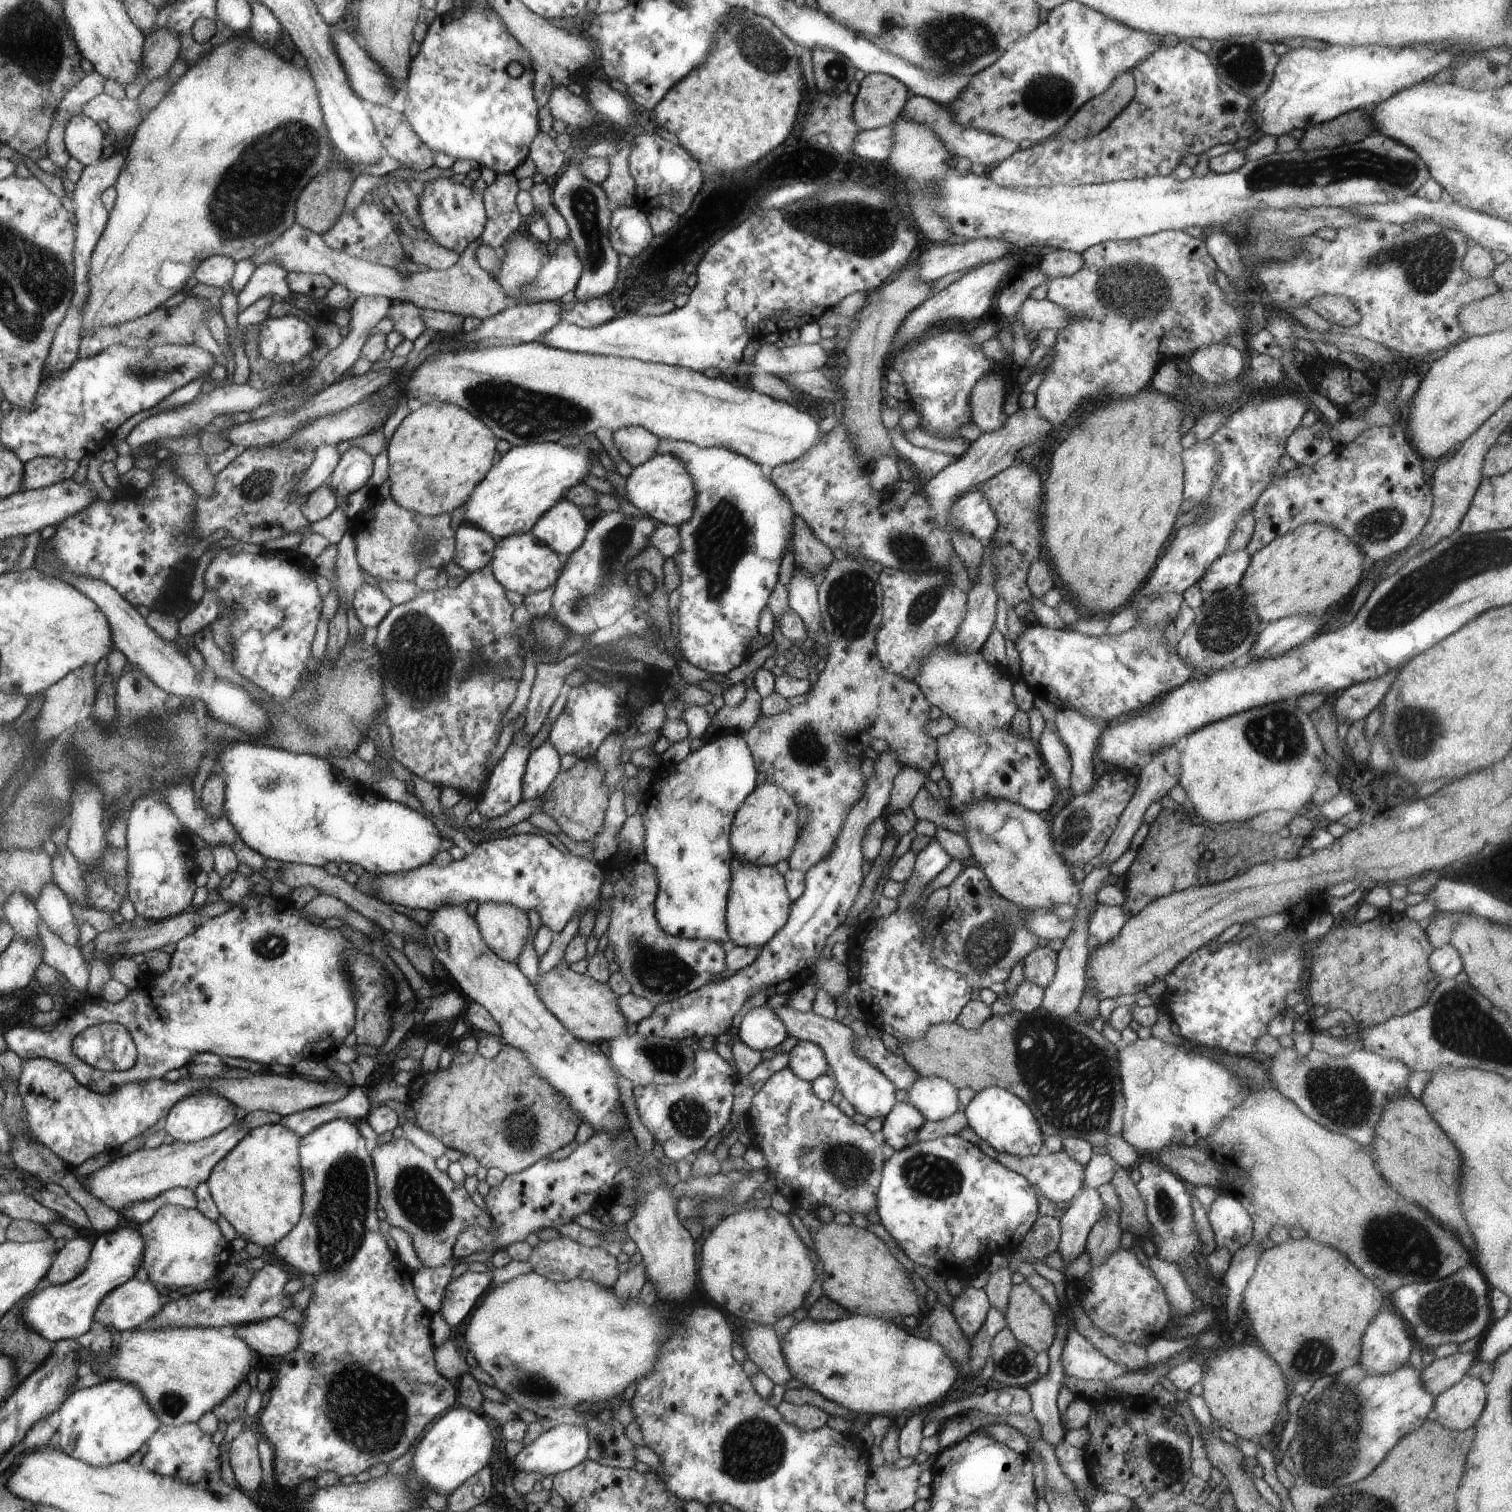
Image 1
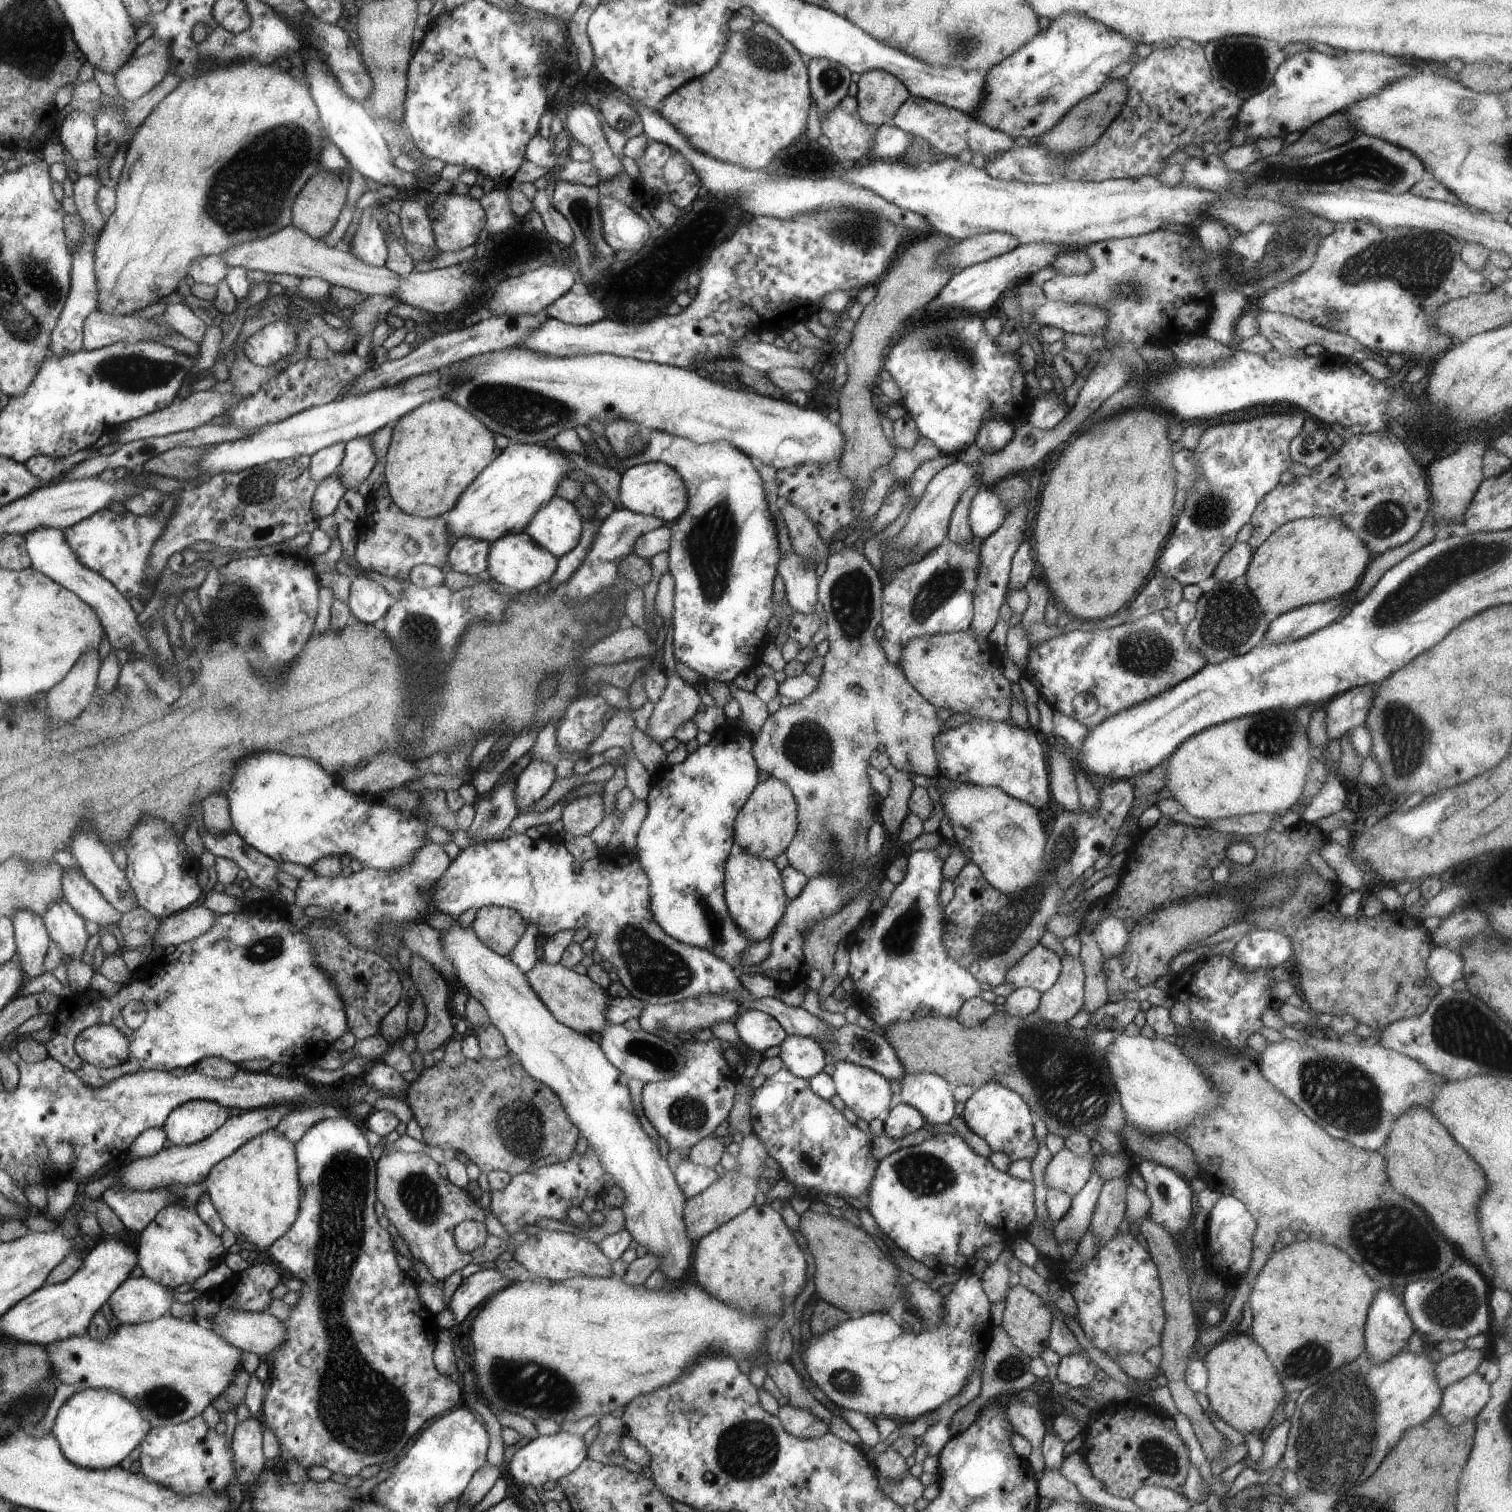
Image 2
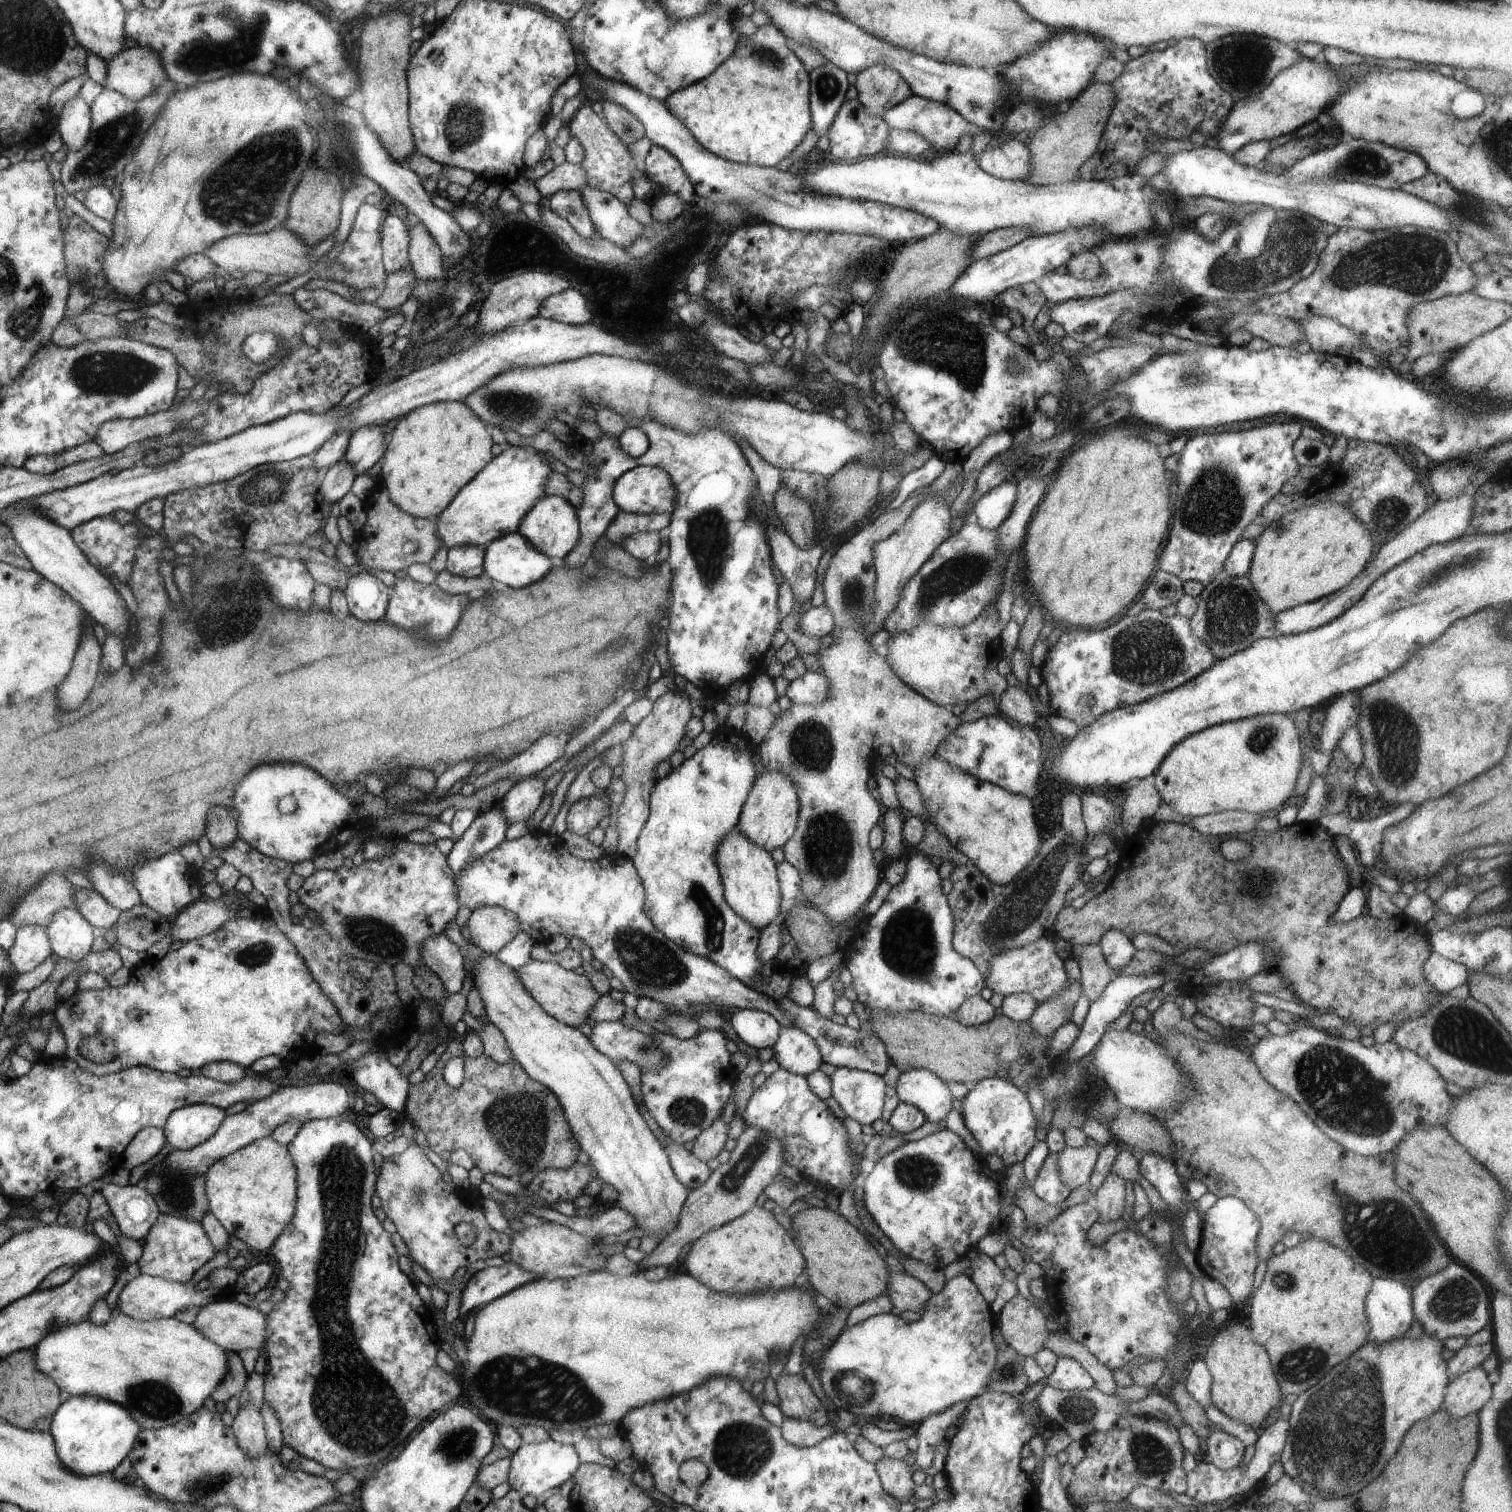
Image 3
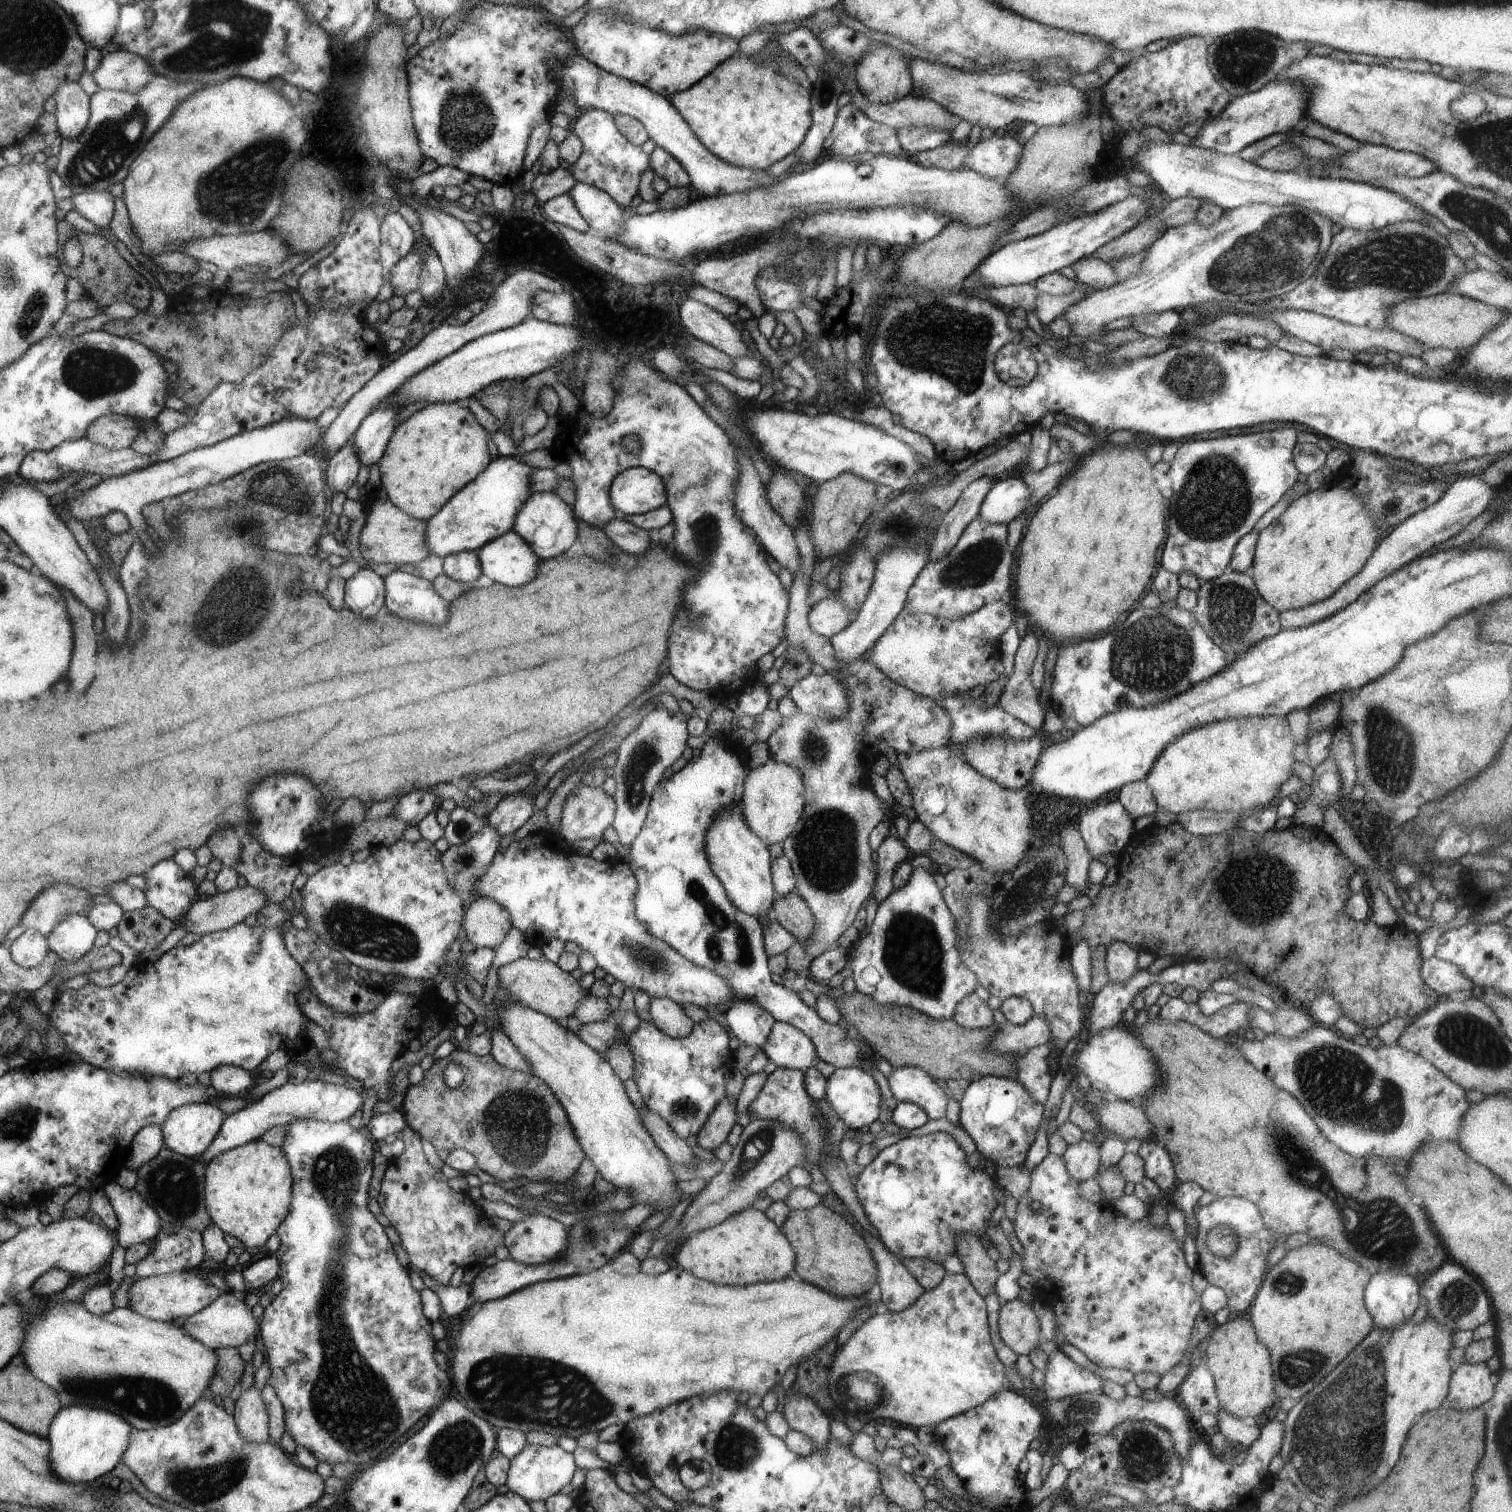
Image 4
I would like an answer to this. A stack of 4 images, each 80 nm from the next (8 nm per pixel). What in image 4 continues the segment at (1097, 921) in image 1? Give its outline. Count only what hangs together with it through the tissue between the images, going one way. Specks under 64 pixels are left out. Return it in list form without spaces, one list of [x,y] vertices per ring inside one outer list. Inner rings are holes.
[[[1112,941],[1105,946],[1105,961],[1110,983],[1121,983],[1139,971],[1139,951],[1124,941]]]

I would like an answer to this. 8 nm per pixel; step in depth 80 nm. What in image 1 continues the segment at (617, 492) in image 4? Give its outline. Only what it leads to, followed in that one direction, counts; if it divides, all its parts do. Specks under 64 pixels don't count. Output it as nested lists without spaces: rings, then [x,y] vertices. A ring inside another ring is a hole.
[[[670,453],[657,454],[649,461],[637,466],[626,478],[626,488],[630,503],[664,525],[680,526],[692,518],[695,512],[698,491],[695,490],[693,476],[679,456]]]

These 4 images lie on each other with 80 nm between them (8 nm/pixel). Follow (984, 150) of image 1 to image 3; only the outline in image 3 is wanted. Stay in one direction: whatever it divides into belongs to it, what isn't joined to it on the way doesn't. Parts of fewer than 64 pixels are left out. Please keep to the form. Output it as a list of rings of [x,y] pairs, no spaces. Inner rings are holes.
[[[914,94],[905,98],[900,104],[893,106],[882,118],[882,120],[889,126],[890,129],[900,129],[901,131],[912,131],[916,135],[922,136],[928,142],[931,142],[932,150],[947,154],[948,152],[955,152],[960,138],[965,134],[970,135],[972,138],[979,132],[989,131],[991,133],[991,141],[994,143],[1000,143],[1006,141],[1008,136],[1004,130],[1000,132],[992,132],[990,130],[984,130],[978,125],[973,125],[969,123],[960,113],[952,110],[949,106],[939,103],[938,101],[928,100],[925,98],[920,98]]]

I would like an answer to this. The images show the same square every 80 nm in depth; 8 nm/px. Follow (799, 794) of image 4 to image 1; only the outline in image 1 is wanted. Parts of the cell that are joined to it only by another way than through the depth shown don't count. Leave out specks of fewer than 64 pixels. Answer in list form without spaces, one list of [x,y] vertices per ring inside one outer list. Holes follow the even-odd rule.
[[[774,782],[760,785],[740,805],[731,826],[730,843],[735,863],[754,863],[763,867],[776,867],[780,860],[788,860],[799,836],[798,808],[794,796]]]

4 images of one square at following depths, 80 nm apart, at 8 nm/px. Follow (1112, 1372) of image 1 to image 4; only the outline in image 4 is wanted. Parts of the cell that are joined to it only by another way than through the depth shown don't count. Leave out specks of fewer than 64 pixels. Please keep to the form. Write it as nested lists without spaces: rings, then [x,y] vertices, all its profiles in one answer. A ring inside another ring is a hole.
[[[1057,1347],[1047,1351],[1048,1368],[1045,1374],[1044,1398],[1061,1399],[1080,1393],[1104,1393],[1101,1380],[1091,1371],[1078,1365]]]

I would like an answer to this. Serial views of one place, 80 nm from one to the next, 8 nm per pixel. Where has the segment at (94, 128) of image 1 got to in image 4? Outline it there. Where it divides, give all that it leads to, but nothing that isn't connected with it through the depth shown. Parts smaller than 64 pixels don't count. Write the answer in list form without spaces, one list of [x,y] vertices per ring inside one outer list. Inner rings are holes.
[[[66,81],[56,91],[57,131],[63,139],[76,141],[90,122],[91,99],[79,82]]]

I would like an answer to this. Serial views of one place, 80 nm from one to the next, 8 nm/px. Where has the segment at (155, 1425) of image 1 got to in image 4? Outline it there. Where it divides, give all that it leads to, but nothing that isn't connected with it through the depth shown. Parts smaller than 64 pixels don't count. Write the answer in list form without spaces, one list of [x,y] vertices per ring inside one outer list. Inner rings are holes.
[[[68,1405],[55,1414],[48,1440],[51,1443],[51,1467],[63,1481],[89,1483],[116,1468],[131,1442],[133,1426],[116,1410],[86,1405]]]

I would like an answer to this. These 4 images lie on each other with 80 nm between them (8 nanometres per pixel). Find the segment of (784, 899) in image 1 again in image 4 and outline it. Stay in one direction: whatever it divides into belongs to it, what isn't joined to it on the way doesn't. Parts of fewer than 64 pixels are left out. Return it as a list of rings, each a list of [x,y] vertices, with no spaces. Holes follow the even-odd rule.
[[[735,804],[732,809],[726,808],[714,823],[709,824],[707,857],[713,870],[726,888],[728,898],[735,903],[736,908],[756,918],[760,918],[766,913],[771,914],[777,896],[773,885],[773,874],[771,873],[773,857],[770,855],[767,843],[747,825],[743,818],[743,811],[738,804]]]

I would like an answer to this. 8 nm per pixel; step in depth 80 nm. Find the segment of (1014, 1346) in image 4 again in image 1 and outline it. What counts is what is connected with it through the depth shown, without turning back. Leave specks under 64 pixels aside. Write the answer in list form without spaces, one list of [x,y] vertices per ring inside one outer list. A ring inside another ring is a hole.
[[[1028,1281],[1015,1284],[1009,1296],[1009,1305],[1004,1320],[1013,1335],[1022,1344],[1033,1348],[1037,1354],[1047,1351],[1055,1337],[1055,1312],[1050,1305],[1033,1289]]]

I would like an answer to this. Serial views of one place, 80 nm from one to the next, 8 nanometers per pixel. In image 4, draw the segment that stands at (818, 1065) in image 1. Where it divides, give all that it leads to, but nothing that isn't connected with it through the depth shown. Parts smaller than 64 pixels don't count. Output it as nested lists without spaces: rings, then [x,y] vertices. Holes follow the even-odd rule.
[[[782,1021],[774,1023],[772,1032],[762,1049],[777,1067],[803,1073],[816,1066],[818,1061],[815,1043],[812,1039],[791,1023]]]

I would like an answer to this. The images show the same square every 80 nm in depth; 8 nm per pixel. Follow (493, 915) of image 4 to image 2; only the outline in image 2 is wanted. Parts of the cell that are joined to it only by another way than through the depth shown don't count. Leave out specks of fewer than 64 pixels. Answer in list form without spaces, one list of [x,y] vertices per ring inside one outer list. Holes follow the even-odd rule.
[[[485,906],[477,910],[470,925],[482,943],[498,955],[510,958],[510,952],[528,927],[529,922],[518,911],[508,907]]]

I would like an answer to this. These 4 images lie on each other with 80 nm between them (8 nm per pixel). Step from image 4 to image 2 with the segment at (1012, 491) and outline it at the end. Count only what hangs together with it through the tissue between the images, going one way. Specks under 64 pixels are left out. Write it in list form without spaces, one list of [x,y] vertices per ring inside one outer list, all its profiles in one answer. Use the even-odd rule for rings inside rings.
[[[980,488],[973,496],[968,518],[973,535],[987,539],[1000,528],[1006,518],[1003,501],[992,490]]]

